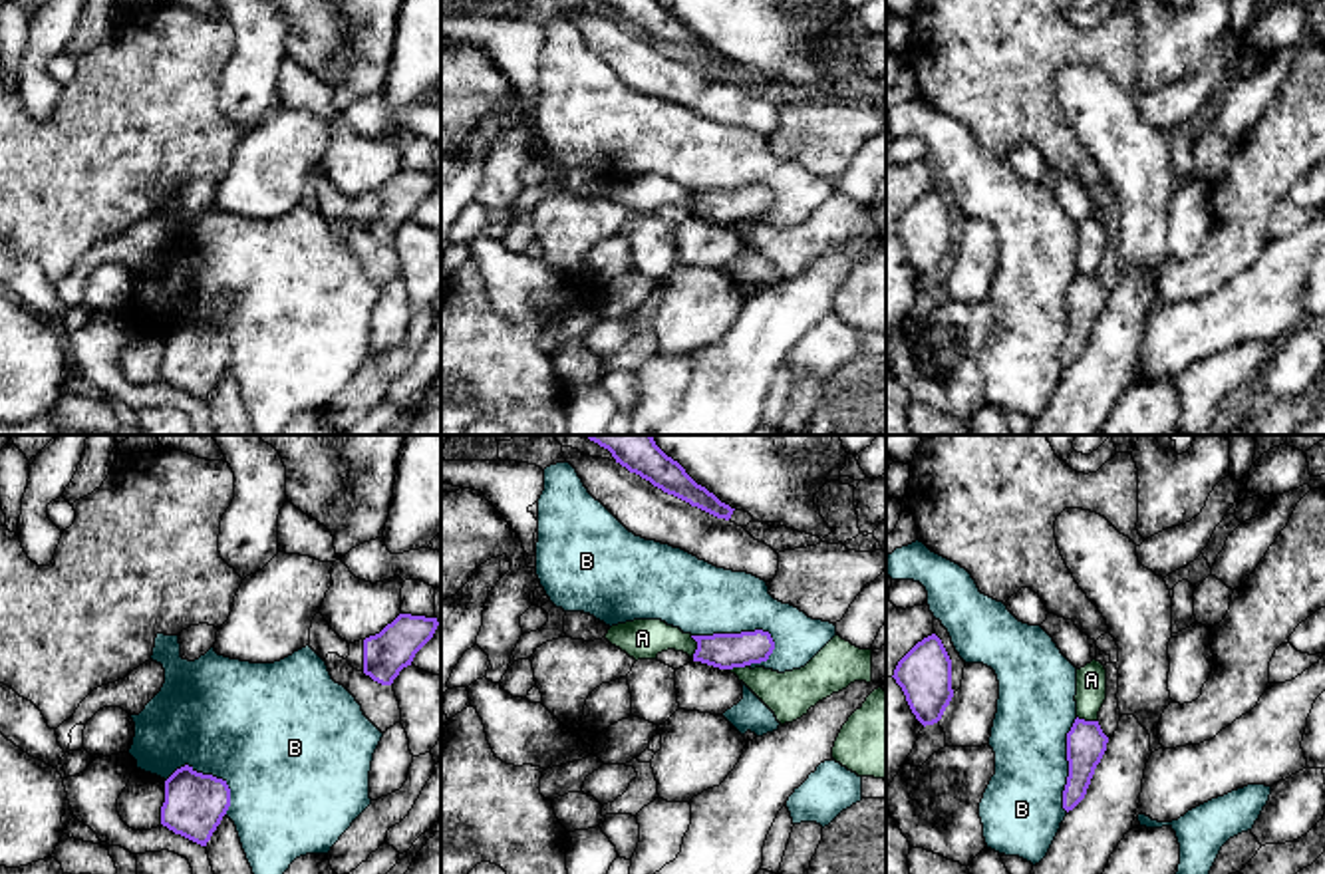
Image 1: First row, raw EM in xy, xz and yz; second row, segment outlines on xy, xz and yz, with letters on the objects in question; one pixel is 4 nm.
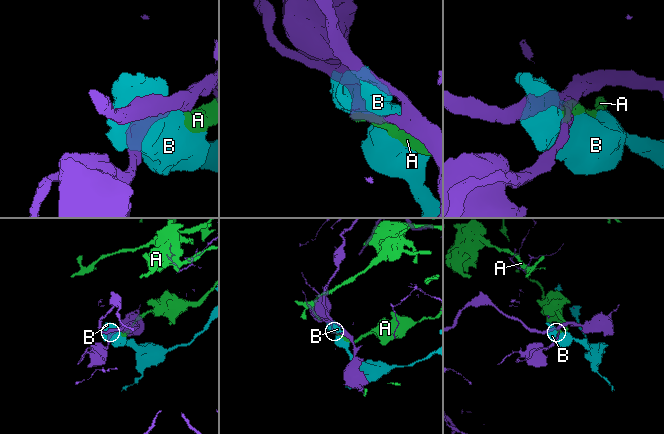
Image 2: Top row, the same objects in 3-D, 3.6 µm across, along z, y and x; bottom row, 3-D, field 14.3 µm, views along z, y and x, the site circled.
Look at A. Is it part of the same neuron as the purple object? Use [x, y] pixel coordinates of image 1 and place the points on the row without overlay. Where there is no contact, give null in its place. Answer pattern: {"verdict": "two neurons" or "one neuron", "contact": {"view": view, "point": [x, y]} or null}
{"verdict": "two neurons", "contact": {"view": "xz", "point": [698, 203]}}

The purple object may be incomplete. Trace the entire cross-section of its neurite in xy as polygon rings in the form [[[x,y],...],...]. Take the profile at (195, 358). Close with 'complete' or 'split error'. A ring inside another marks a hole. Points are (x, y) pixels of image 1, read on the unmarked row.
[[[185,320],[165,336],[161,379],[207,401],[230,362],[226,336]]]; complete

